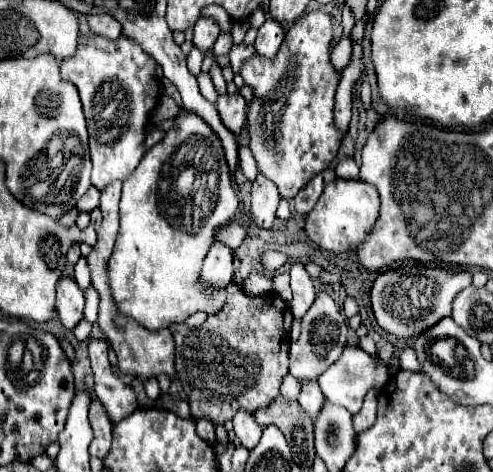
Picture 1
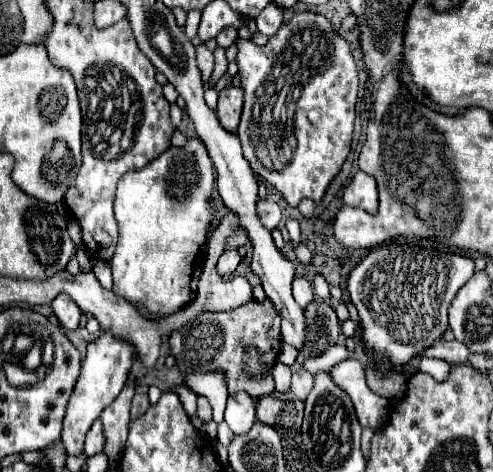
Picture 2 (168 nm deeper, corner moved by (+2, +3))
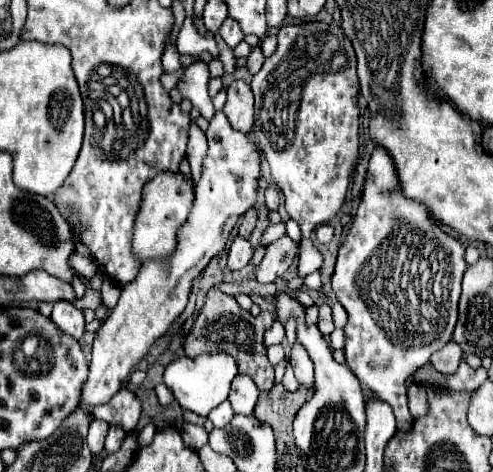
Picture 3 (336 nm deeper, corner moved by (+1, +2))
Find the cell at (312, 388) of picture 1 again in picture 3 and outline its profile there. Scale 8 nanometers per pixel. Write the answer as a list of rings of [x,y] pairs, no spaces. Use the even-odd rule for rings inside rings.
[[[295,343],[291,351],[291,367],[295,371],[295,377],[301,387],[307,391],[313,391],[313,363],[309,361],[309,355],[305,355],[305,349]]]

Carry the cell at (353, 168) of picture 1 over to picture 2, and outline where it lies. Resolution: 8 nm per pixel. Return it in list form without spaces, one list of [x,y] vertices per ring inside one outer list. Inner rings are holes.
[[[298,12],[288,24],[280,26],[280,30],[268,40],[266,46],[256,46],[252,40],[236,40],[236,44],[236,62],[244,88],[244,112],[236,134],[246,152],[246,160],[250,162],[252,170],[262,176],[276,192],[280,192],[290,206],[298,206],[302,198],[320,202],[334,176],[342,170],[346,156],[350,154],[356,118],[354,108],[358,92],[358,70],[348,42],[330,26],[324,16]],[[280,126],[292,130],[296,138],[296,150],[292,152],[290,162],[284,162],[288,148],[278,146]]]

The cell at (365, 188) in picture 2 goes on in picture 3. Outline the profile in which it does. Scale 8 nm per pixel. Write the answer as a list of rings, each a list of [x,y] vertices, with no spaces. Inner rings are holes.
[[[375,147],[365,173],[357,217],[339,247],[333,273],[333,291],[349,313],[349,321],[345,325],[347,365],[357,375],[361,385],[369,387],[379,399],[393,407],[399,431],[409,429],[409,423],[413,421],[407,409],[405,381],[419,367],[423,367],[435,351],[449,343],[457,323],[461,279],[467,267],[465,245],[443,233],[429,217],[425,205],[401,195],[391,157],[381,147]]]

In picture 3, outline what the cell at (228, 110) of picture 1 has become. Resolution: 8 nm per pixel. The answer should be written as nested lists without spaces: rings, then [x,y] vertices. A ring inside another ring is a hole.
[[[233,81],[227,89],[227,103],[223,107],[233,129],[249,133],[253,125],[253,93],[245,81]]]

